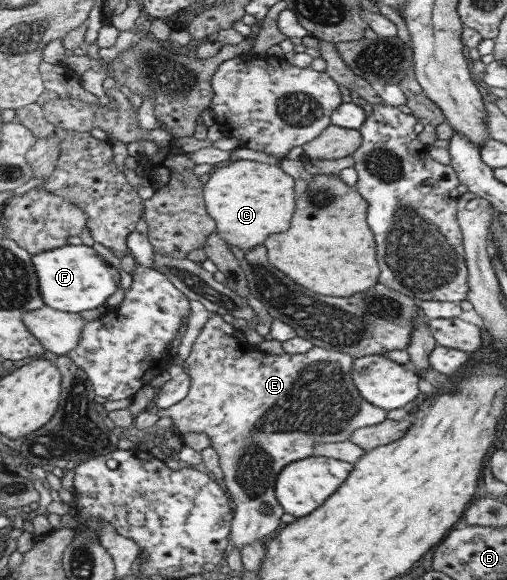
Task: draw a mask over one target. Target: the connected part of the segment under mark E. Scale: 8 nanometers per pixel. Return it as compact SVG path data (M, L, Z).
M211 315L183 361L183 372L191 380L187 395L172 407L156 413L159 419L169 417L173 422L172 428L181 435L197 432L209 438L210 447L218 455L225 489L235 505L229 537L239 551L244 545L273 533L279 525L279 517L284 511L275 500L274 485L285 465L313 456L315 444L349 441L351 433L357 429L377 425L387 419L387 411L367 404L359 396L351 380L353 358L349 354L313 346L305 353L265 355L244 343L243 339L241 331L226 323L221 316Z

